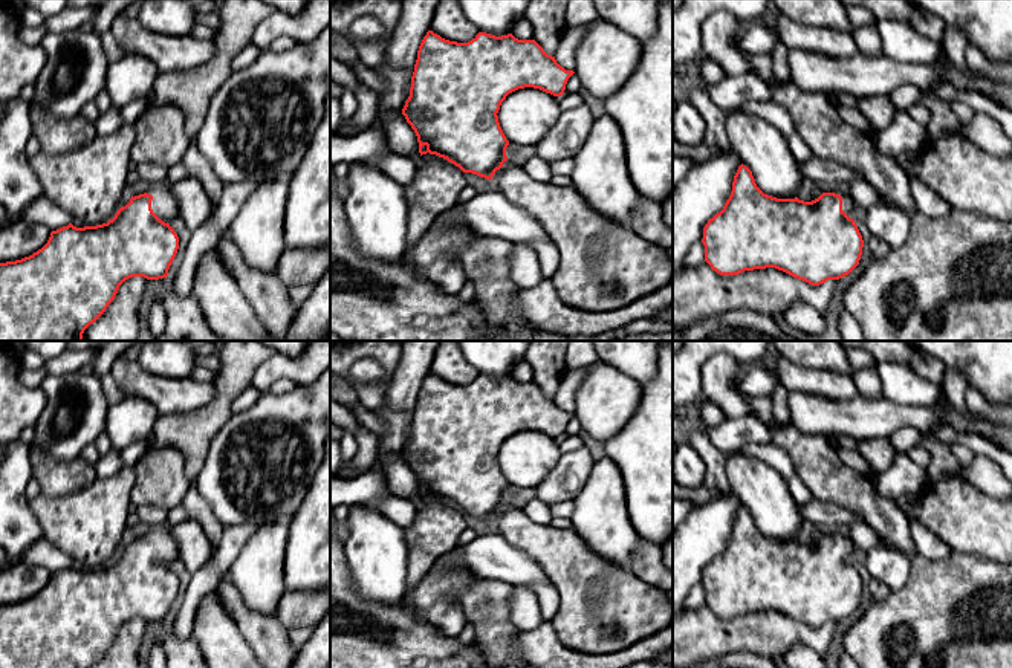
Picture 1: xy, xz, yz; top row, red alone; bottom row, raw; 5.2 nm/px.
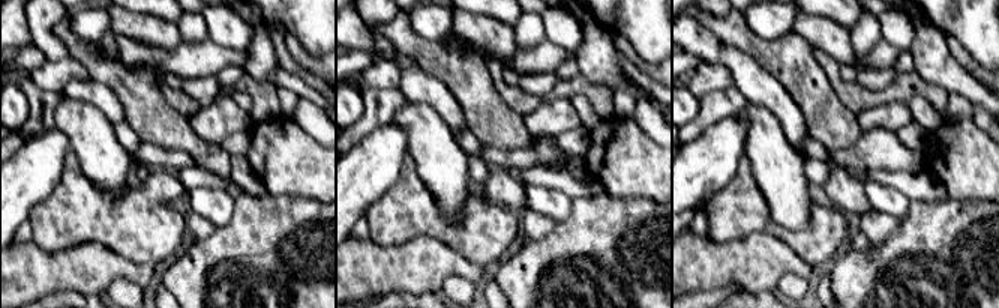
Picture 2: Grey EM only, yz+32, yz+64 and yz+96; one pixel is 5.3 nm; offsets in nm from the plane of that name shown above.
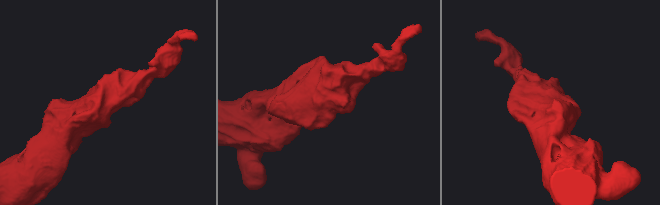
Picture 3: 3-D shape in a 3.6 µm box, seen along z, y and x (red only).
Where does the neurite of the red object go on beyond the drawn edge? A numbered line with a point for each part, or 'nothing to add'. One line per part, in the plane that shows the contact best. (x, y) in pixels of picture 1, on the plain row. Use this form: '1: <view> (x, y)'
1: xy (164, 546)

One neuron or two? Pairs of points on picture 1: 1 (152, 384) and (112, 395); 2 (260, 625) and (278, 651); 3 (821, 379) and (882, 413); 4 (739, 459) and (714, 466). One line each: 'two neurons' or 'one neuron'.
1: two neurons
2: one neuron
3: two neurons
4: two neurons

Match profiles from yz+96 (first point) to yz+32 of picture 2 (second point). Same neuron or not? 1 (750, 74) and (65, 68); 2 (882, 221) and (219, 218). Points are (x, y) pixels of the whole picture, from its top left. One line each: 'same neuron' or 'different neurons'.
1: different neurons
2: different neurons

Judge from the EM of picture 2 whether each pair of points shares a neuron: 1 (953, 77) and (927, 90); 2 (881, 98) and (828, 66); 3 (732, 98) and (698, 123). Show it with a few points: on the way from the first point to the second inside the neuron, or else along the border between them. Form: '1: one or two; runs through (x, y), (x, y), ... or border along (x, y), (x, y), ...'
1: two; border along (915, 69), (927, 81), (941, 84), (950, 93)
2: one; runs through (866, 98), (855, 98), (837, 81)
3: one; runs through (723, 102), (707, 116)

